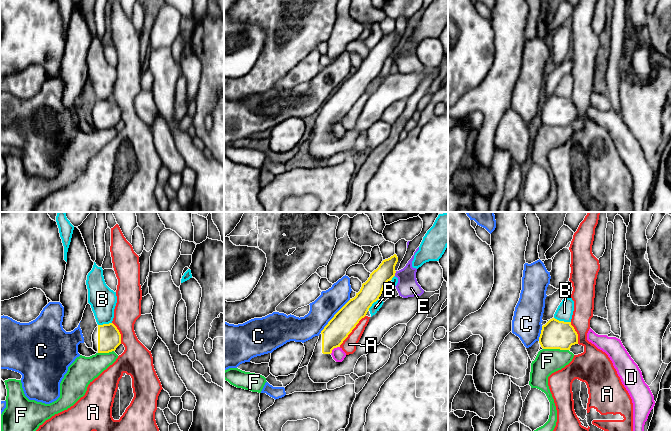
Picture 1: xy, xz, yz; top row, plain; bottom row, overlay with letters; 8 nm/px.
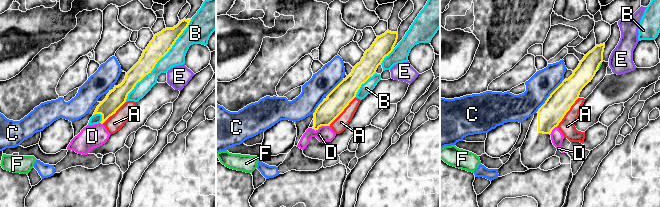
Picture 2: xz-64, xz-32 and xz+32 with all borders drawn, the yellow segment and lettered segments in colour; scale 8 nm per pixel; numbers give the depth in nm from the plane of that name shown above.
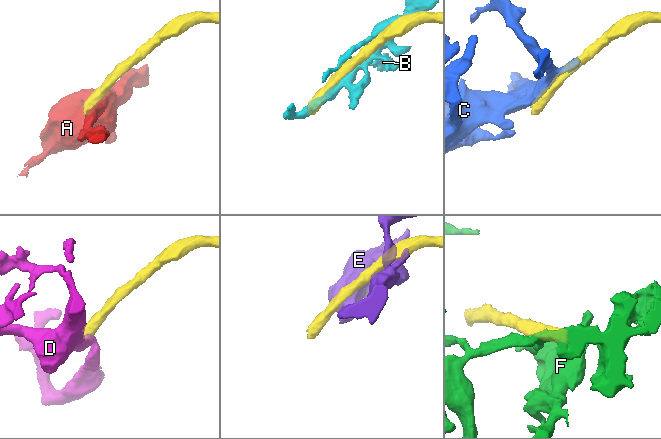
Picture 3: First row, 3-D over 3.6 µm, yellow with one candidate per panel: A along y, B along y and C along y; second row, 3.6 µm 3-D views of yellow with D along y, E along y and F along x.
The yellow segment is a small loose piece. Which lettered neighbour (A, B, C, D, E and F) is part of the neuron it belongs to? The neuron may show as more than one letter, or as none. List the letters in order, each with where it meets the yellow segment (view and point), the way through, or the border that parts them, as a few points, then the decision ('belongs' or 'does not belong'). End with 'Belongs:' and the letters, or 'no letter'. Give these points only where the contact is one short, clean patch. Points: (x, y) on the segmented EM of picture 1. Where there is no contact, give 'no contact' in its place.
A: contact xz (351, 331); border xz (365, 315), (339, 346); does not belong
B: contact yz (562, 321); does not belong
C: contact xz (334, 316); border xz (350, 299), (320, 332); does not belong
D: contact xz (334, 347); border xz (339, 346), (335, 347), (330, 353); does not belong
E: contact xz (395, 272); border xz (396, 271), (394, 275); does not belong
F: contact yz (556, 348); does not belong
Belongs: no letter

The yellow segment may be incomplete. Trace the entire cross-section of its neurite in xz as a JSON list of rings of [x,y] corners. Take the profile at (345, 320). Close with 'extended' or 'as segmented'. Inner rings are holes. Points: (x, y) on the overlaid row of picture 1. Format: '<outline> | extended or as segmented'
[[[396,254],[383,260],[379,267],[370,274],[368,280],[362,284],[362,287],[360,291],[356,293],[356,296],[350,299],[321,331],[313,355],[307,366],[309,377],[314,383],[328,383],[338,376],[350,375],[353,373],[358,359],[363,355],[367,355],[374,346],[379,345],[384,335],[391,328],[398,324],[407,324],[416,315],[423,303],[428,301],[428,299],[434,294],[440,294],[440,290],[438,290],[435,292],[424,291],[421,296],[408,298],[403,298],[401,296],[394,298],[390,297],[383,303],[377,313],[370,317],[369,322],[356,346],[356,351],[353,354],[346,355],[342,362],[336,362],[331,355],[332,350],[340,347],[359,321],[366,316],[372,304],[379,299],[386,283],[392,280],[395,276],[395,266],[397,262],[398,257]]] | extended

